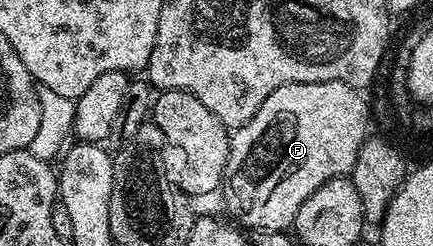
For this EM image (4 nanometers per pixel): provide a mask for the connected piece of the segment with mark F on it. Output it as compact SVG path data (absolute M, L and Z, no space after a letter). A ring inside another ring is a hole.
M342 82L283 84L258 106L250 122L231 133L222 193L245 229L291 229L302 202L318 186L351 173L358 150L369 135L368 104L360 96L357 89Z

